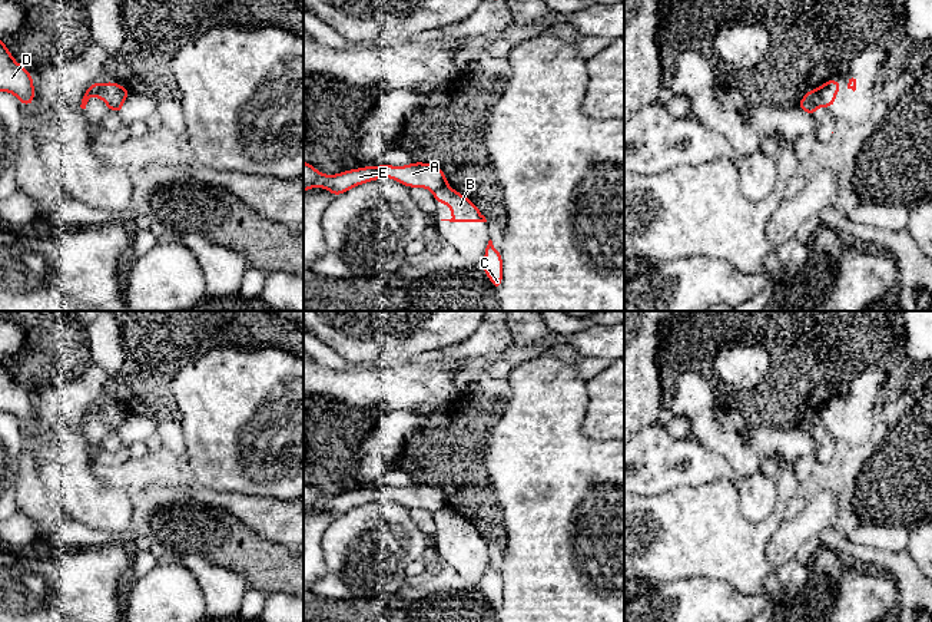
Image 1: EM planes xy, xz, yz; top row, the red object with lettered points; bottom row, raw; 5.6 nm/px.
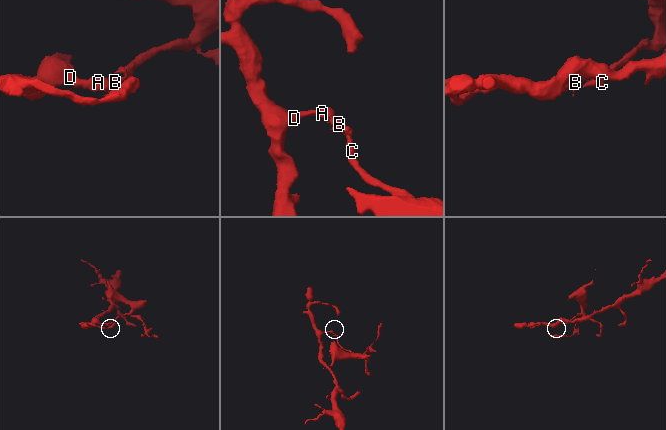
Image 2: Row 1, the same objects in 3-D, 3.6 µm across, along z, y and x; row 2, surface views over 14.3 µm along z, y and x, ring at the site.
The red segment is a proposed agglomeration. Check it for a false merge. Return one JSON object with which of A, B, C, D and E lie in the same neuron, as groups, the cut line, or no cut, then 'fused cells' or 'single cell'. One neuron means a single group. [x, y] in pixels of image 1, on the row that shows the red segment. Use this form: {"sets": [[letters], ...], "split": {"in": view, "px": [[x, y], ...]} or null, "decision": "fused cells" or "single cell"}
{"sets": [["A", "D", "E"], ["B", "C"]], "split": {"in": "xz", "px": [[447, 184], [434, 192]]}, "decision": "fused cells"}

